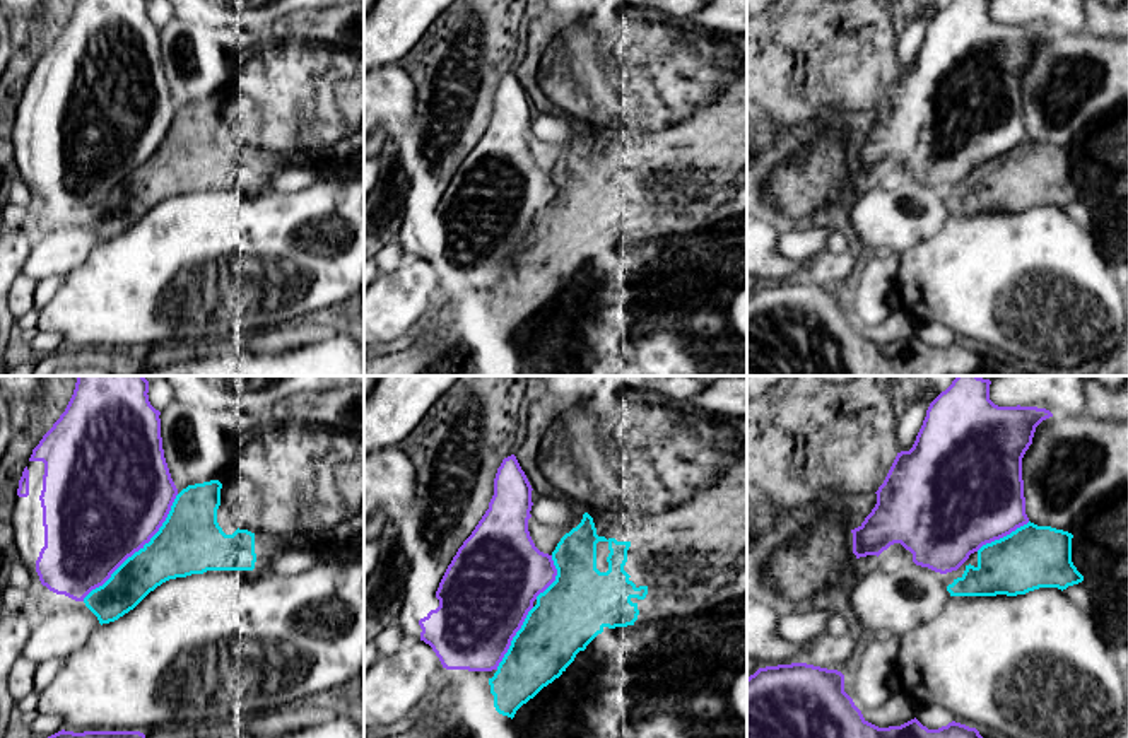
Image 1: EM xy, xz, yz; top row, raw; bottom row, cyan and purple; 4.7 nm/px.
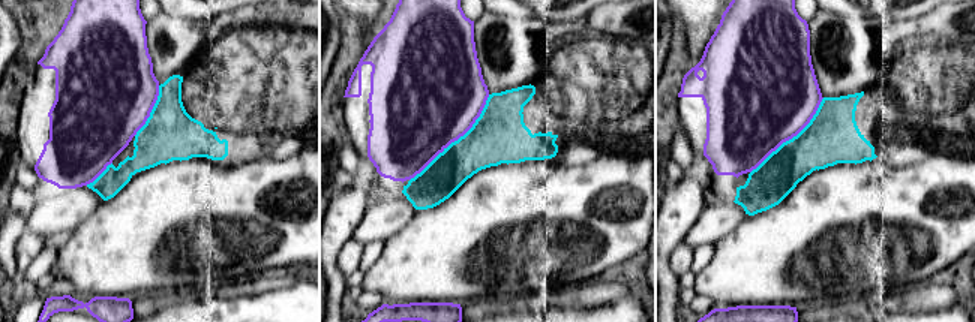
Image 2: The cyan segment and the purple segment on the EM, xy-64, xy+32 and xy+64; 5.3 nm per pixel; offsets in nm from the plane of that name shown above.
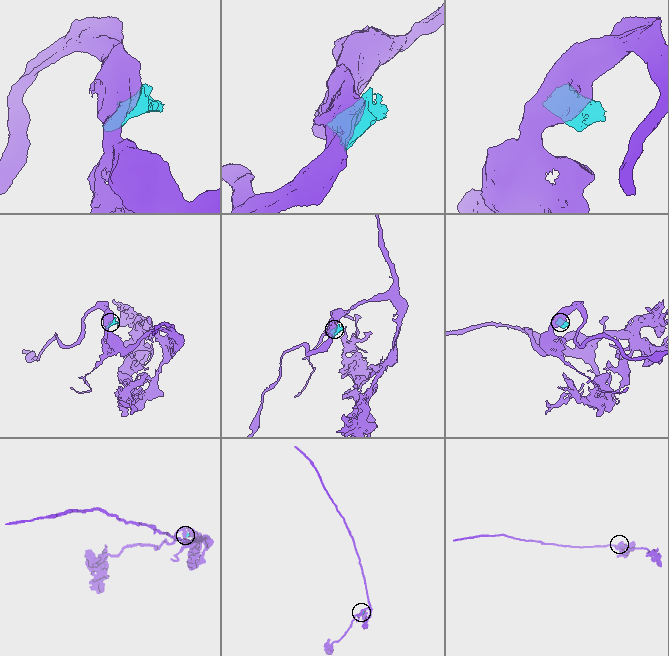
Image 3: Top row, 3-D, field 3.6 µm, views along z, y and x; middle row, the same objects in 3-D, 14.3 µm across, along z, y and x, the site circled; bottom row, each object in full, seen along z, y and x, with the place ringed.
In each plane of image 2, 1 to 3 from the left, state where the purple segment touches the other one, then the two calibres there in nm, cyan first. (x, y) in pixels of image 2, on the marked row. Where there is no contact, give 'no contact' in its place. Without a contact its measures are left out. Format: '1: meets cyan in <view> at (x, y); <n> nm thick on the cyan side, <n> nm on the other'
1: meets cyan in xy-64 at (152, 111); 280 nm thick on the cyan side, 480 nm on the other
2: meets cyan in xy+32 at (458, 140); 300 nm thick on the cyan side, 480 nm on the other
3: meets cyan in xy+64 at (792, 138); 280 nm thick on the cyan side, 500 nm on the other

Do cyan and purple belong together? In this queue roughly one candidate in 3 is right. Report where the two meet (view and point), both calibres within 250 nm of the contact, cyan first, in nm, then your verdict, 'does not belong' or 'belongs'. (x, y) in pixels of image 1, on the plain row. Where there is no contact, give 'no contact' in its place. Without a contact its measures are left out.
xy (140, 166) | 300/500 nm | does not belong

